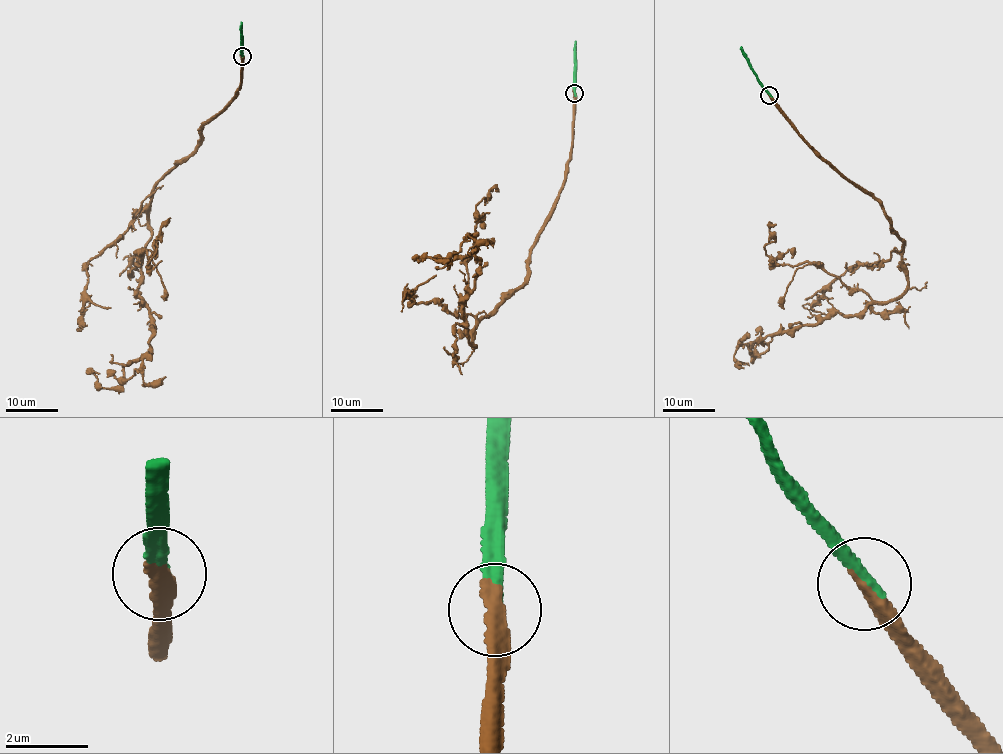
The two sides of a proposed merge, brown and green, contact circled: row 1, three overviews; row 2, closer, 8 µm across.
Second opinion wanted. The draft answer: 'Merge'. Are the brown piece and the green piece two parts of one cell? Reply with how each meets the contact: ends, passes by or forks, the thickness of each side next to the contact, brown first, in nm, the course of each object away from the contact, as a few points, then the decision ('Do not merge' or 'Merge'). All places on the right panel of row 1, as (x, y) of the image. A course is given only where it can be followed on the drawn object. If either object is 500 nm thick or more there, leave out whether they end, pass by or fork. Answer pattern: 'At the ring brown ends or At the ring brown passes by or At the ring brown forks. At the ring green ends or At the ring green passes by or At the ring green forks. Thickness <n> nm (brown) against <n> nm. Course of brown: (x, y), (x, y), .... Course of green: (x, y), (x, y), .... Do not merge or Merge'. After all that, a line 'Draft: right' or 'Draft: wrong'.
At the ring brown ends. At the ring green ends. Thickness 440 nm (brown) against 280 nm. Course of brown: (769, 95), (818, 157), (880, 203), (907, 287), (859, 313), (770, 334), (764, 352), (739, 346), (741, 364). Course of green: (769, 95), (741, 46). Merge
Draft: right

